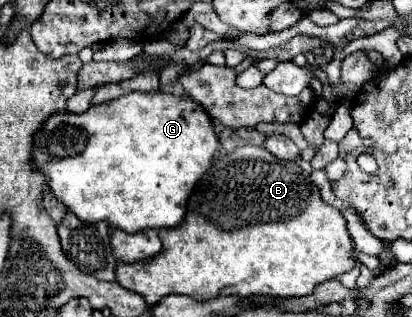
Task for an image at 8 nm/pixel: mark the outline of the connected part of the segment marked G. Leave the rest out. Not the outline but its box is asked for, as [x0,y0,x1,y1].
[33,92,219,232]

